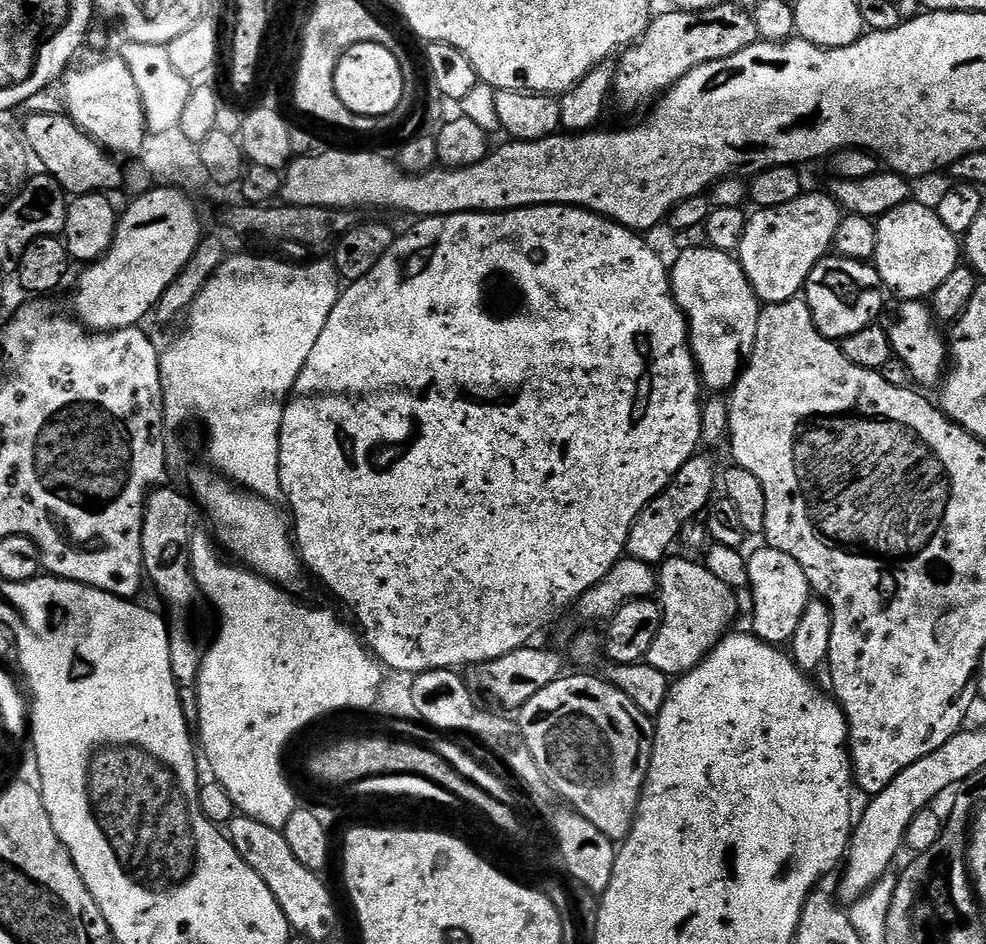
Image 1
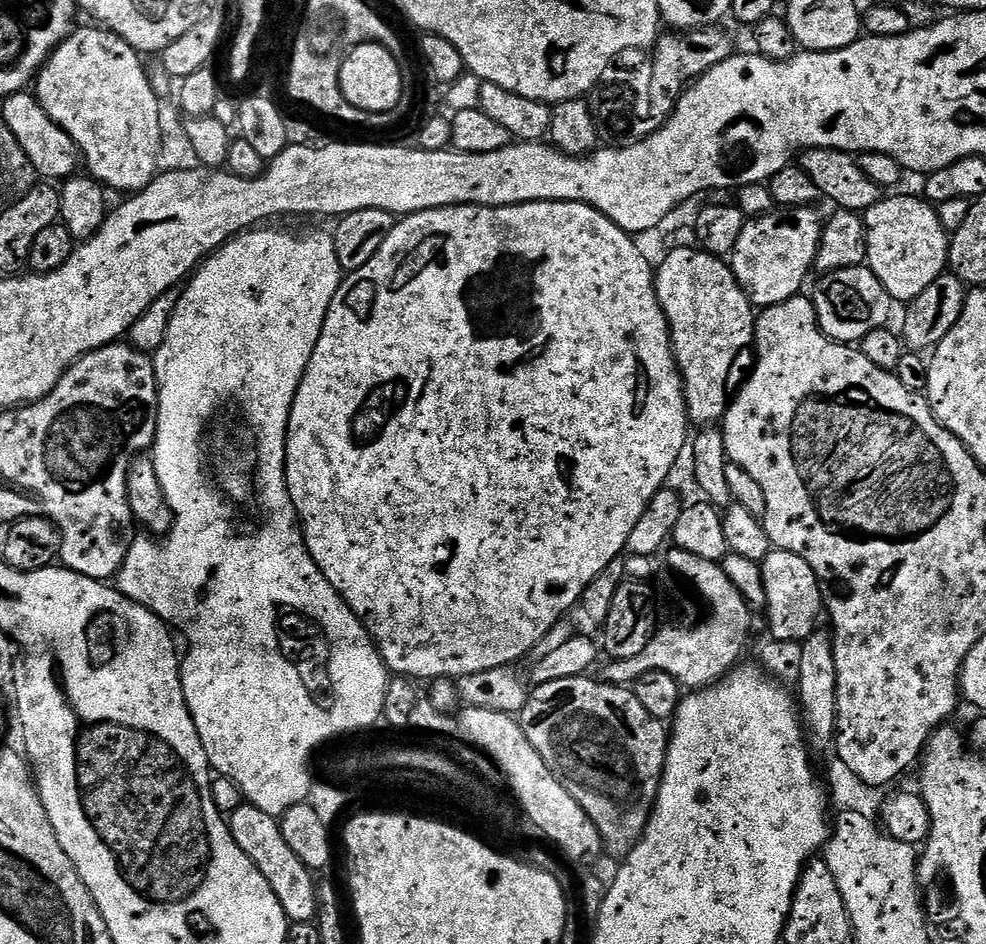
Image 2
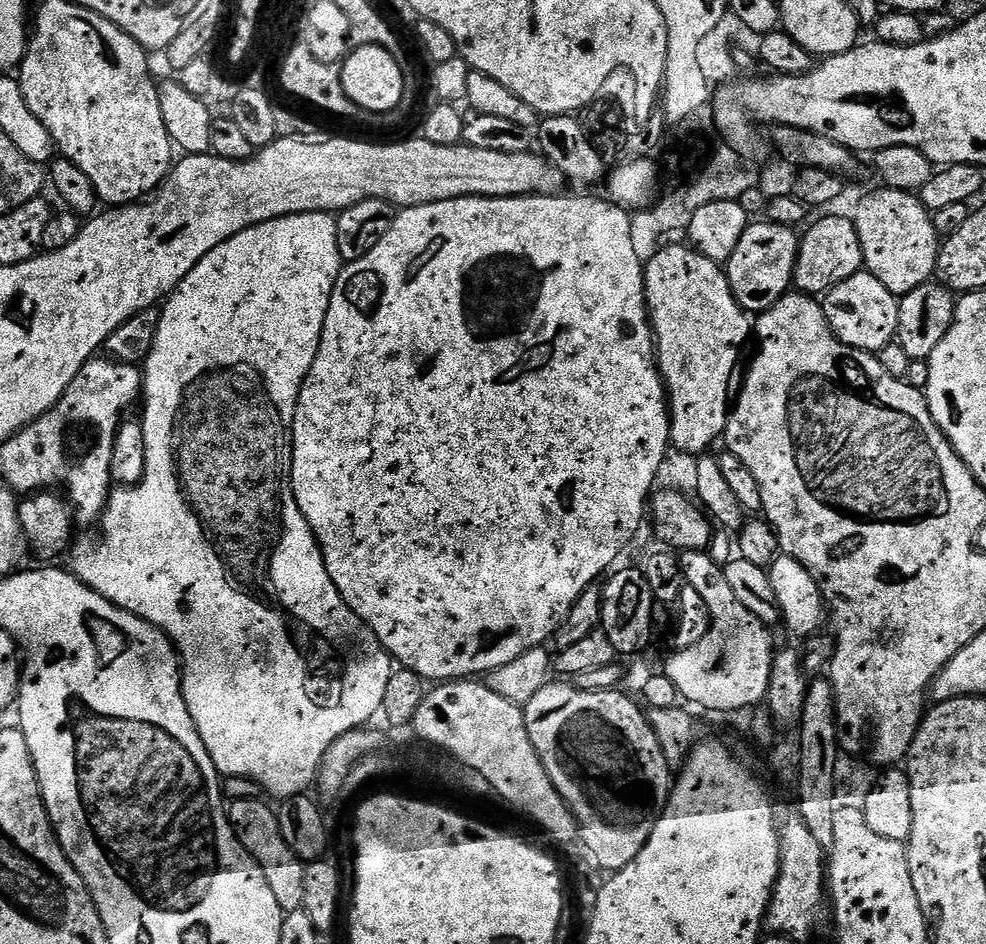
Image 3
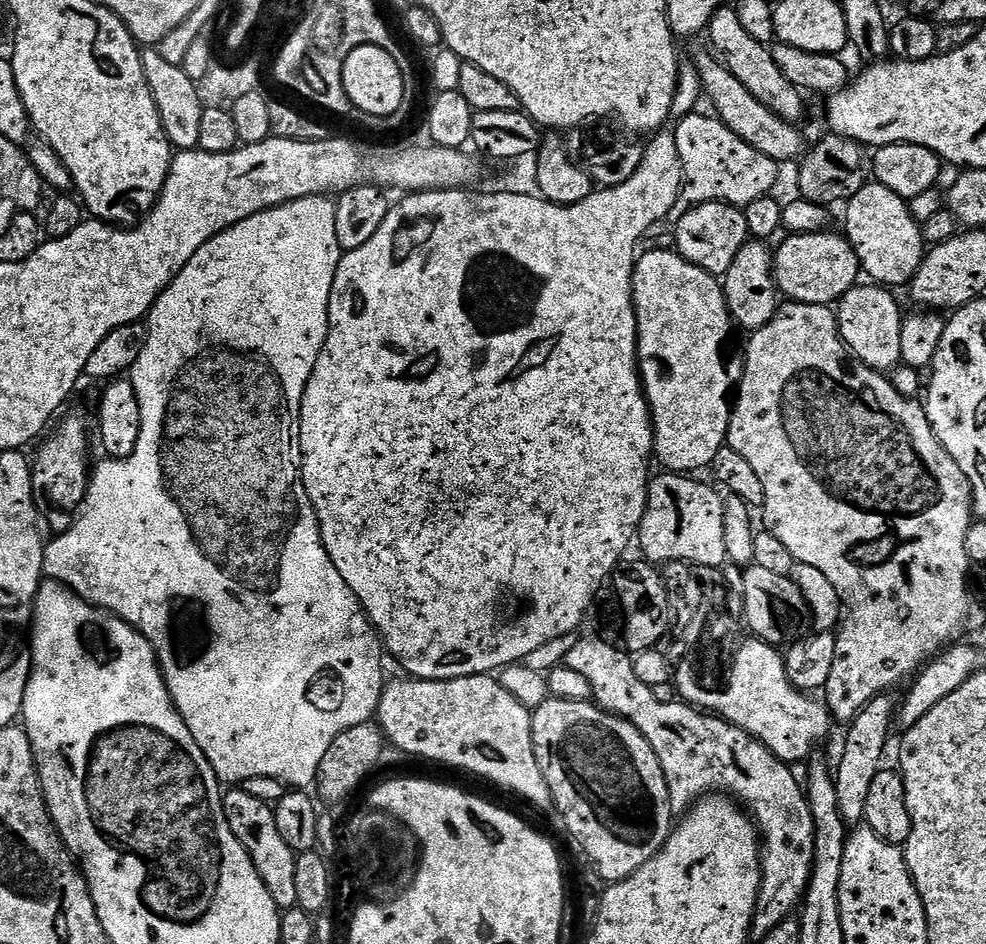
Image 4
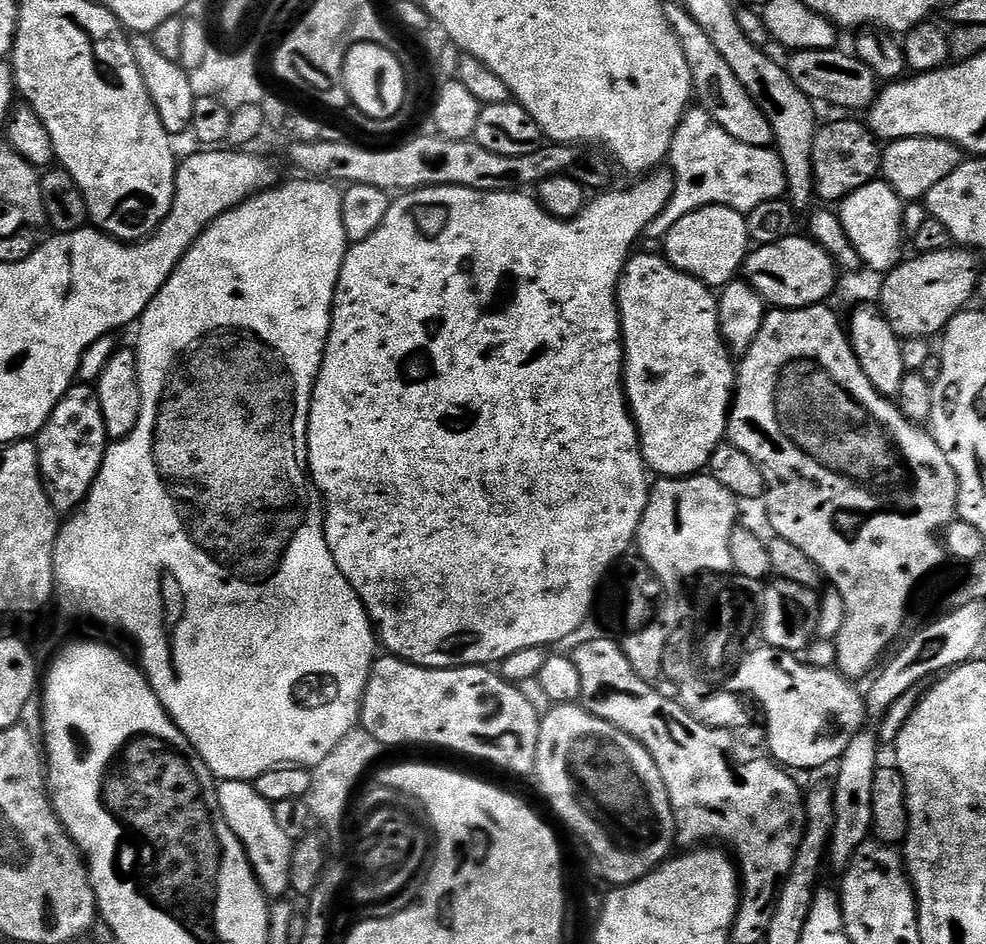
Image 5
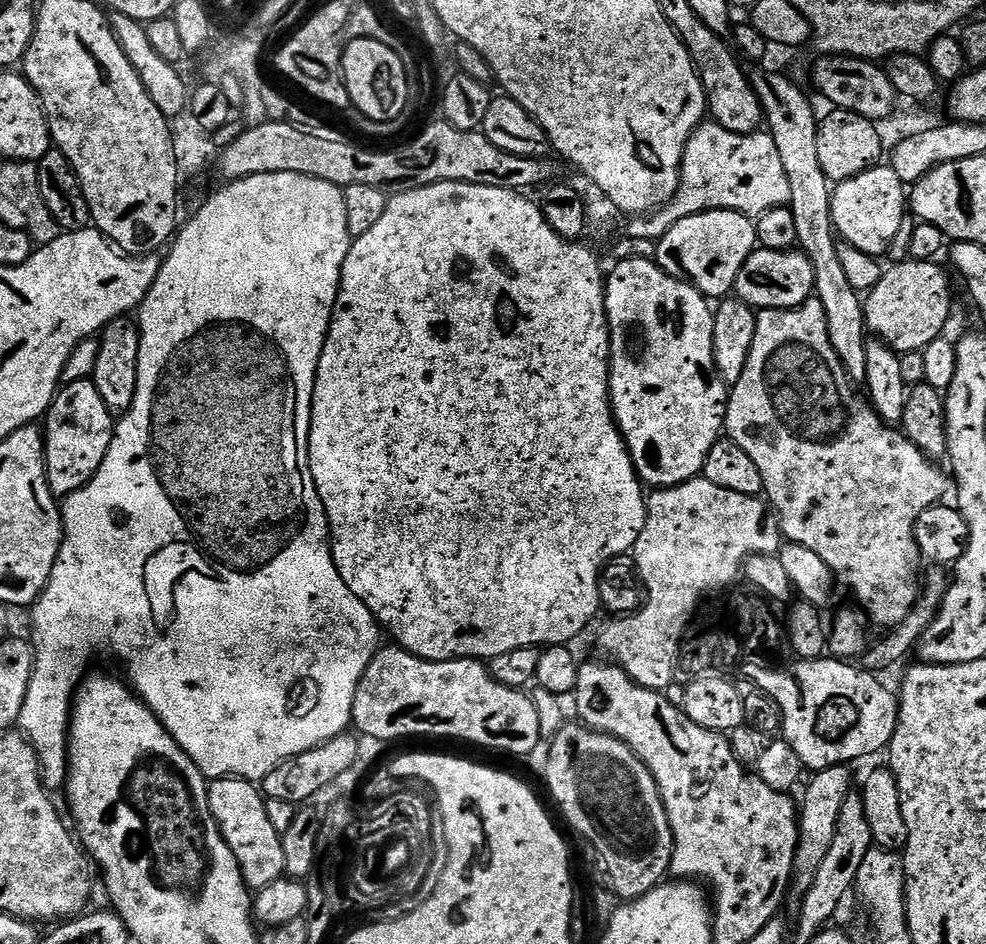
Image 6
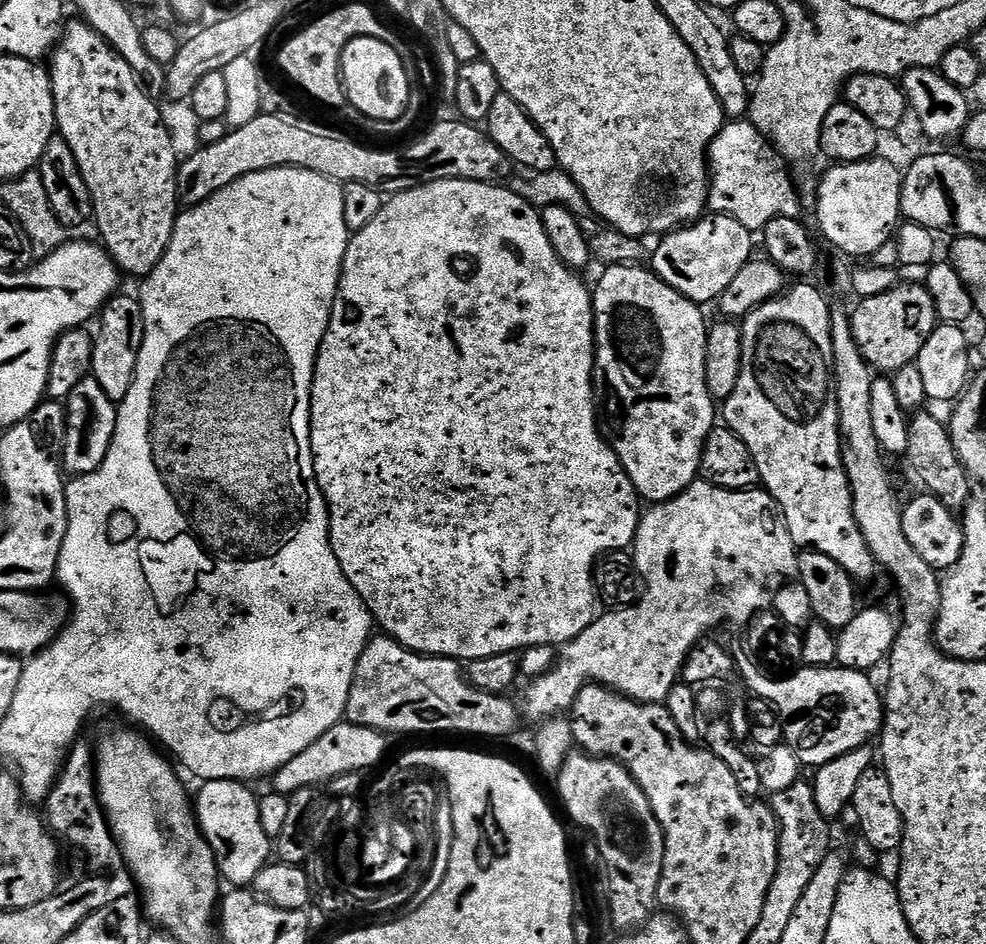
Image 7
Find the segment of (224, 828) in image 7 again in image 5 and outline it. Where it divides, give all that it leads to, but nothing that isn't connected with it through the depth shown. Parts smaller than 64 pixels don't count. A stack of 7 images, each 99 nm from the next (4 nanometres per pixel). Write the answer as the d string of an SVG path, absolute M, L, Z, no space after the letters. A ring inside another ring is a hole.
M221 780L216 793L222 818L226 818L226 826L234 830L238 842L242 842L264 895L269 898L287 897L284 895L290 892L290 858L294 842L278 827L271 802L258 794L255 783L246 780Z

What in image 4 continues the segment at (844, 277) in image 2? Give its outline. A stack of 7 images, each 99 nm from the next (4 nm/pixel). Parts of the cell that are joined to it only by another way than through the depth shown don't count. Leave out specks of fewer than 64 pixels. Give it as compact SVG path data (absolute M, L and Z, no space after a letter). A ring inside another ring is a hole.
M860 282L839 300L838 307L835 309L836 319L840 321L840 338L847 344L849 352L866 366L883 373L887 373L901 363L902 322L904 321L899 302L888 292L891 291L887 287L875 282Z

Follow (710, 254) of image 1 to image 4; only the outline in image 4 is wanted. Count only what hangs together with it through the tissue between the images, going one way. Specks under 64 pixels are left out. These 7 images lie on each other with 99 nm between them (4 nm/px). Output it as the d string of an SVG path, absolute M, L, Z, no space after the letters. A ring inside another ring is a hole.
M656 248L639 257L636 261L636 269L632 275L632 301L636 311L636 358L640 362L640 382L644 386L644 397L648 400L648 408L652 412L652 447L655 459L660 459L665 464L667 471L672 474L689 474L699 467L711 466L714 462L714 454L718 454L720 448L725 447L728 439L728 421L730 419L730 396L728 400L728 368L724 365L724 356L720 351L728 340L728 328L733 327L731 316L728 314L726 298L721 281L711 276L706 270L694 266L686 258L682 258L679 252L669 250L663 252Z

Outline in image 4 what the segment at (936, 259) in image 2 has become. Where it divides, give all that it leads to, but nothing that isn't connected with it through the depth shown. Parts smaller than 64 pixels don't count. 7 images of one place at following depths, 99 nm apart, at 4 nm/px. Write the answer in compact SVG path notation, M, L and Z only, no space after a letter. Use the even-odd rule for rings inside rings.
M868 182L865 183L862 190L858 190L858 194L854 194L852 200L847 201L847 208L848 213L844 216L845 229L843 228L843 231L846 233L849 242L852 243L853 250L858 254L863 275L869 281L881 286L907 285L918 270L918 266L924 261L926 251L924 236L920 232L920 225L910 214L908 201L903 200L898 194L894 194L894 190L886 190L886 186Z

